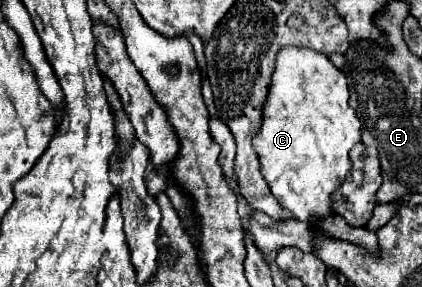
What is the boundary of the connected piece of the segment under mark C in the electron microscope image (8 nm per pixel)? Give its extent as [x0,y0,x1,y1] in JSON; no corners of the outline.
[255,48,361,220]

